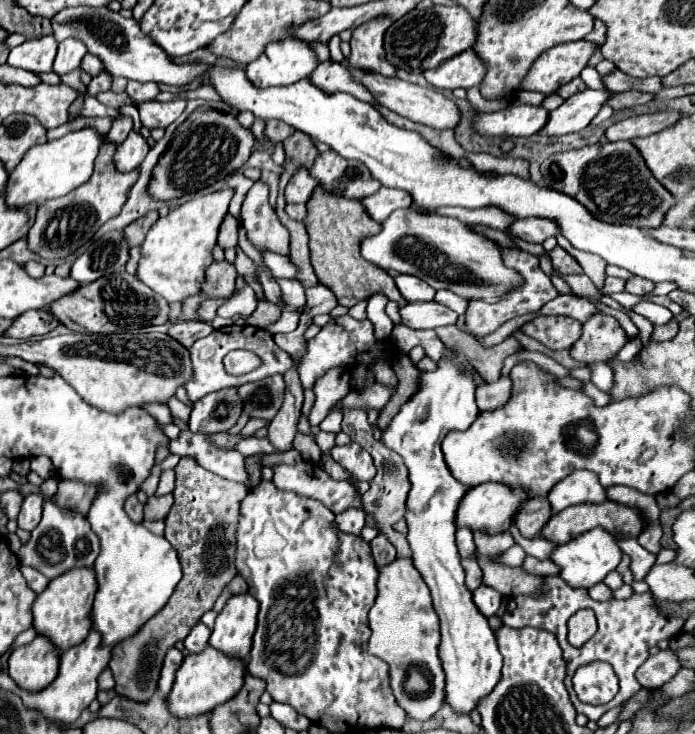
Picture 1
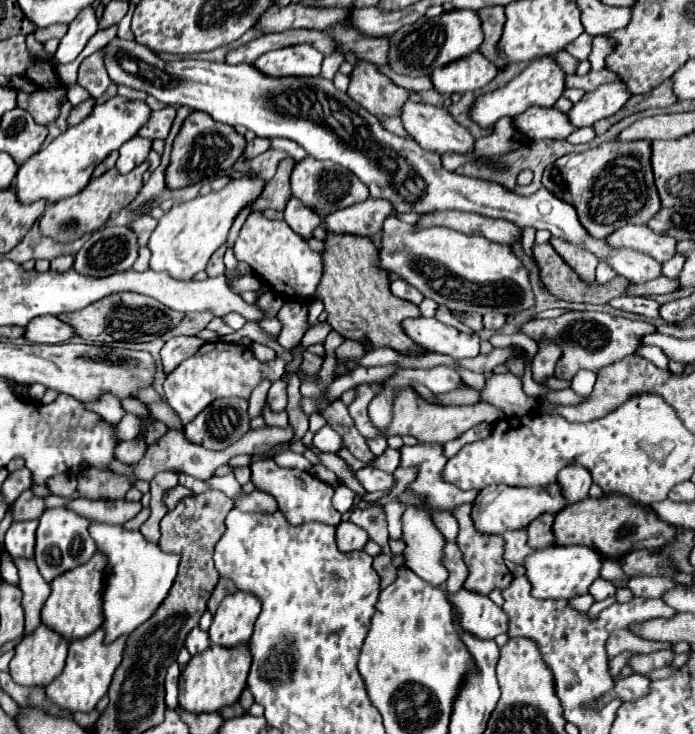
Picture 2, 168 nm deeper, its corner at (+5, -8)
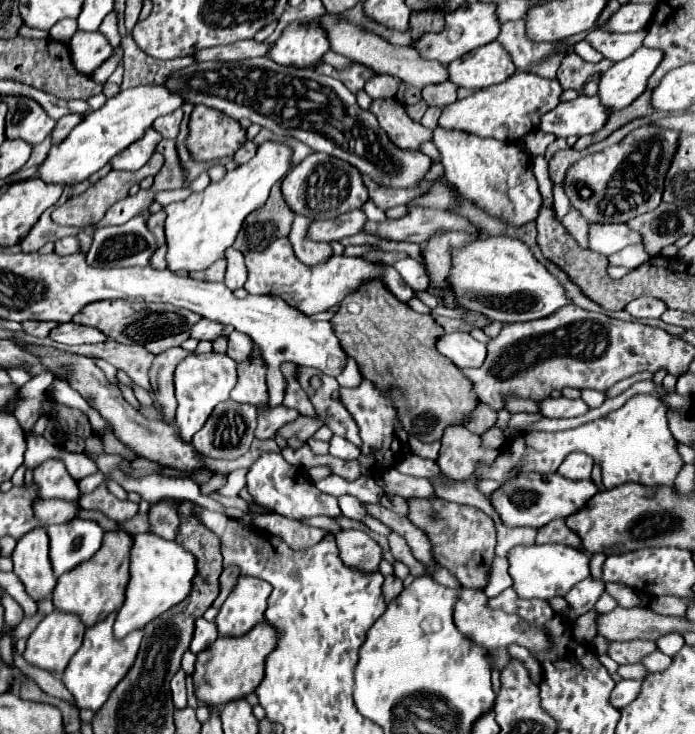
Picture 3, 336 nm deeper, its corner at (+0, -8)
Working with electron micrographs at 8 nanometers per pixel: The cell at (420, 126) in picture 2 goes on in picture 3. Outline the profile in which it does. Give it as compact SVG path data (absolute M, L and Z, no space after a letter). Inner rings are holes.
M443 127L433 129L433 143L441 153L445 179L457 187L463 197L475 201L491 215L503 217L509 225L523 225L537 219L541 193L533 175L531 157L523 153L515 143L473 137L465 131L445 131Z

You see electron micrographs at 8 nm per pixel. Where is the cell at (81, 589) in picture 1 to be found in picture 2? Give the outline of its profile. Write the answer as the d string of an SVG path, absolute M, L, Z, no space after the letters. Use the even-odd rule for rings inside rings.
M96 551L92 555L92 559L84 565L78 565L76 569L66 571L64 575L56 577L50 583L50 597L46 599L44 607L42 607L42 623L48 625L50 629L58 631L62 637L74 641L80 637L88 637L90 633L94 633L102 621L102 593L104 593L104 569L106 569L106 557L104 553Z

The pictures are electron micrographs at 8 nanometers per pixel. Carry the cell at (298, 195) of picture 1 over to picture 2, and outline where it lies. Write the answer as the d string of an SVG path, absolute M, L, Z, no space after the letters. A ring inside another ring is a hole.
M294 197L288 201L284 211L284 221L290 225L290 229L300 235L302 239L310 239L312 231L322 223L320 217L314 211L308 211L308 207L300 205Z

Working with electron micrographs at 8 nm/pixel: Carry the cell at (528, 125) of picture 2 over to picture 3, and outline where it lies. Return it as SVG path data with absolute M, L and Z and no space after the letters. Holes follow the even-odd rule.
M579 95L573 101L567 103L559 103L555 109L547 111L541 117L539 129L543 133L551 133L557 139L563 137L571 137L571 135L591 135L595 131L599 131L605 121L607 121L609 113L603 109L603 105L599 103L599 97L585 97Z

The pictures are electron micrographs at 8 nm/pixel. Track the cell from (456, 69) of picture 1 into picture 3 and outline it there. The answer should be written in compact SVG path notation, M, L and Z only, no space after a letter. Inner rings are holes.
M493 41L485 47L479 47L477 51L471 51L461 59L455 59L447 65L447 71L449 81L457 87L483 89L489 85L503 83L517 69L509 55L503 51L503 47L497 41Z

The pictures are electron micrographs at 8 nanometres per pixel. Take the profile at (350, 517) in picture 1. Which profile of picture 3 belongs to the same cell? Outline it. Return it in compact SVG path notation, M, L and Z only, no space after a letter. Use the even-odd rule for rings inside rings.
M345 529L335 533L339 555L345 565L361 571L377 571L381 561L381 547L365 533L355 529Z

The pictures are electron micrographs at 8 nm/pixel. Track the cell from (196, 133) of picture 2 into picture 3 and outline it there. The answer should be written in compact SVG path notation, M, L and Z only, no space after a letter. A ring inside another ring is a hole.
M205 105L193 109L185 145L195 161L233 157L245 141L245 129L231 117Z

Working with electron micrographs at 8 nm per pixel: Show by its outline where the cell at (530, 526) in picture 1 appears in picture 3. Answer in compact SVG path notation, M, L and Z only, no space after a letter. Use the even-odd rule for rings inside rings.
M555 519L537 531L537 543L563 543L569 547L581 547L581 539L567 529L563 519Z

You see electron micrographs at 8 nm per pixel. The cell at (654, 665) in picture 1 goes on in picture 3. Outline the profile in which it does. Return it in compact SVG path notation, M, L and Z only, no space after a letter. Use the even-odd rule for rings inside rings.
M619 681L611 693L611 703L621 709L629 703L633 703L633 699L637 699L641 691L641 681Z

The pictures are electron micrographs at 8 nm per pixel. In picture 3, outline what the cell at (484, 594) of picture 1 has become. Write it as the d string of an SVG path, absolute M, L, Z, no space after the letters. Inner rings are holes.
M459 589L459 597L455 603L455 611L453 611L453 621L455 621L455 627L461 631L461 635L465 635L469 641L487 649L507 647L509 643L519 643L527 647L529 651L539 651L539 649L549 647L549 639L543 631L527 627L527 621L523 621L523 631L521 631L521 617L509 615L505 611L493 611L489 607L489 597L479 589Z

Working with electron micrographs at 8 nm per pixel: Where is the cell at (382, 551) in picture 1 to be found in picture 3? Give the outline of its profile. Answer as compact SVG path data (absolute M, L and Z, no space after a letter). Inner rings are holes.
M387 575L385 577L385 583L383 583L383 595L385 595L385 601L389 603L391 599L395 599L399 593L403 591L403 581L395 575Z

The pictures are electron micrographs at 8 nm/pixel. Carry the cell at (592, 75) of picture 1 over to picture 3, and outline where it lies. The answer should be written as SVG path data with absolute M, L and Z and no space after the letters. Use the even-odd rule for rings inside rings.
M585 39L576 43L574 47L575 52L587 62L598 63L603 59L601 53L595 50Z

